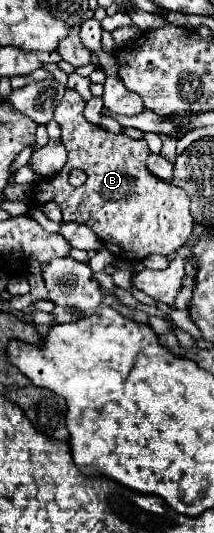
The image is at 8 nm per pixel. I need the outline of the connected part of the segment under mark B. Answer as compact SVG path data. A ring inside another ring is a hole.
M66 90L62 102L58 104L58 108L54 110L54 120L60 124L62 128L62 142L66 146L68 152L68 162L62 168L62 172L54 178L44 178L38 184L32 186L32 194L30 194L30 202L34 204L46 204L46 202L54 202L60 206L62 210L62 220L66 222L76 222L76 224L86 224L88 228L92 228L100 240L104 242L104 246L118 258L124 262L138 262L144 260L150 254L162 254L168 256L172 252L176 252L178 248L182 248L190 234L192 234L192 214L190 214L190 198L188 194L178 188L172 186L170 182L158 180L154 178L148 168L146 168L146 158L150 154L146 140L132 140L126 134L110 134L104 128L90 124L84 116L84 100L74 94L74 90ZM80 168L86 172L88 180L84 186L74 188L68 182L68 172Z

